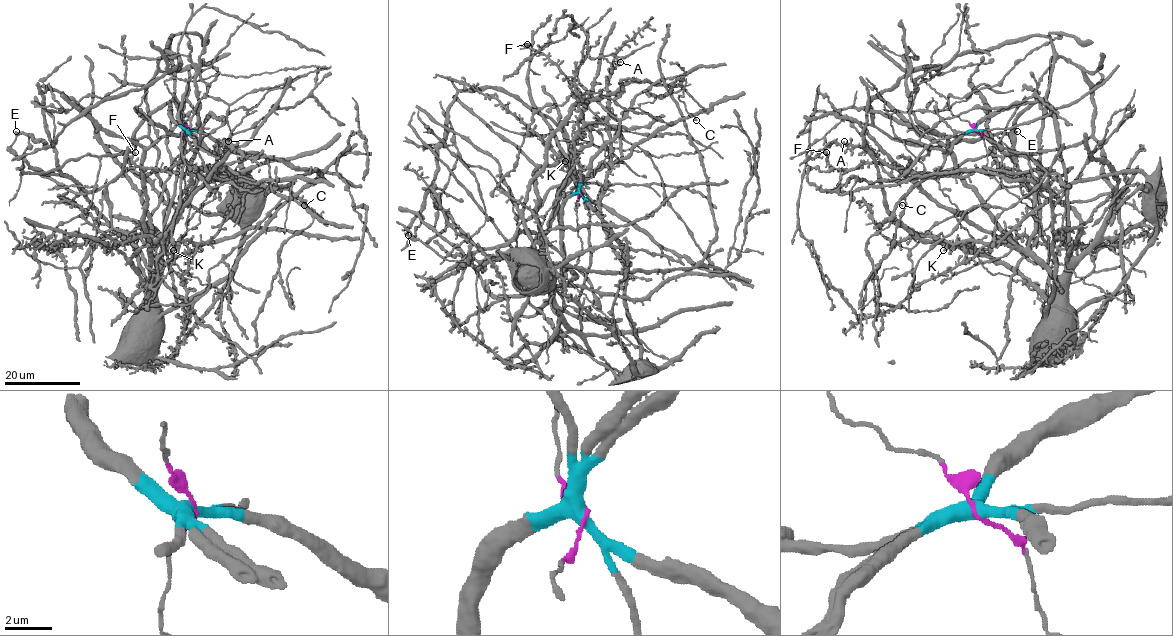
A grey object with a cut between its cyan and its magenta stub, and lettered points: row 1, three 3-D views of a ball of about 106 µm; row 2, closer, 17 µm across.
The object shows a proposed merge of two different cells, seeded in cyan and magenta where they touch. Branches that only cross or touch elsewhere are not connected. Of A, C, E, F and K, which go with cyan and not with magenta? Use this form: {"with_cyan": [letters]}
{"with_cyan": ["C", "E"]}

